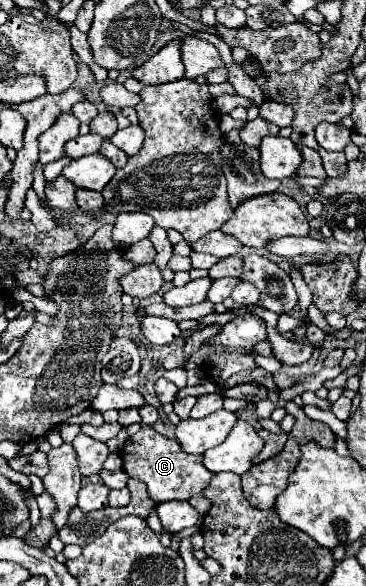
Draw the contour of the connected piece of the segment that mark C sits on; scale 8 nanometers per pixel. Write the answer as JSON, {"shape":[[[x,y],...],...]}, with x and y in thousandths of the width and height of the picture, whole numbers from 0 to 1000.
{"shape":[[[391,725],[369,742],[358,742],[342,753],[342,759],[331,763],[325,776],[336,783],[336,804],[347,804],[352,814],[363,814],[363,817],[396,821],[407,845],[429,858],[473,855],[473,852],[511,855],[516,848],[549,841],[582,814],[582,807],[571,807],[555,797],[549,776],[516,776],[516,773],[495,770],[495,763],[473,749],[434,742],[407,725]]]}

